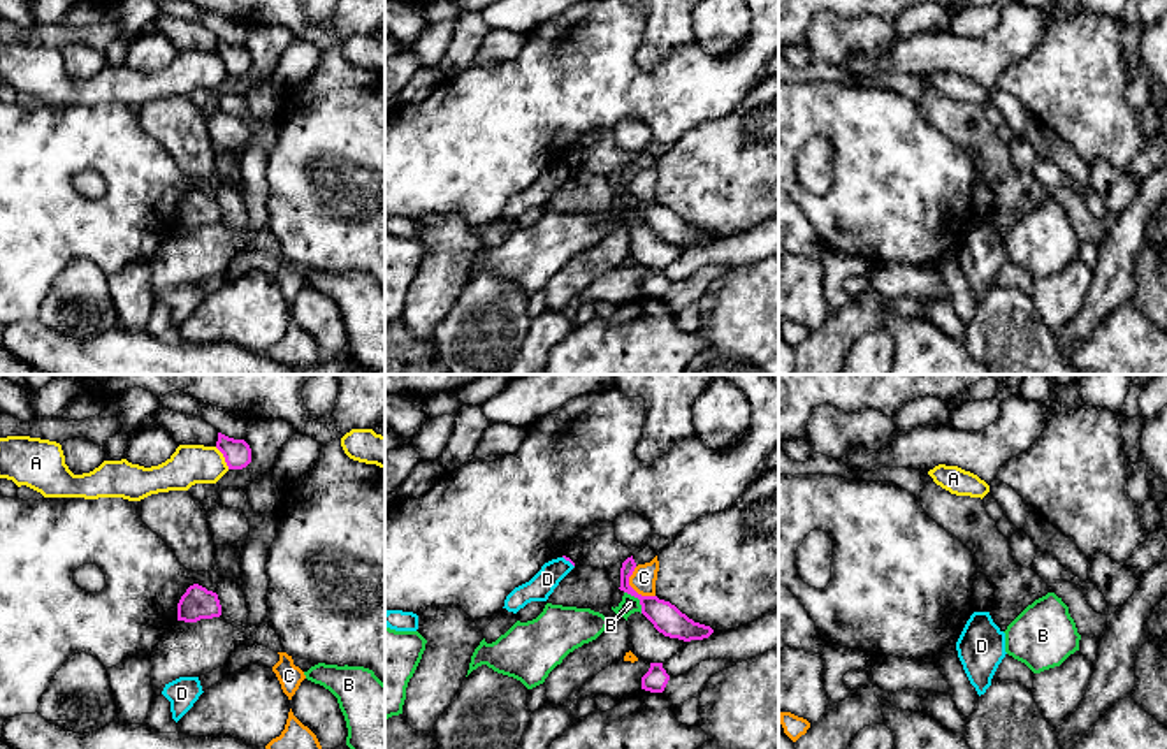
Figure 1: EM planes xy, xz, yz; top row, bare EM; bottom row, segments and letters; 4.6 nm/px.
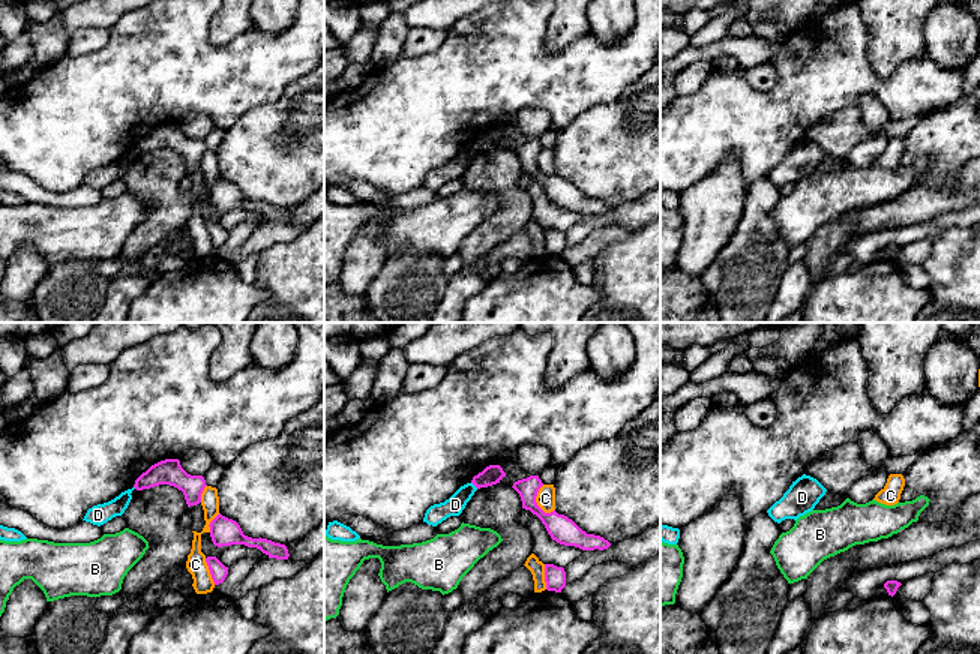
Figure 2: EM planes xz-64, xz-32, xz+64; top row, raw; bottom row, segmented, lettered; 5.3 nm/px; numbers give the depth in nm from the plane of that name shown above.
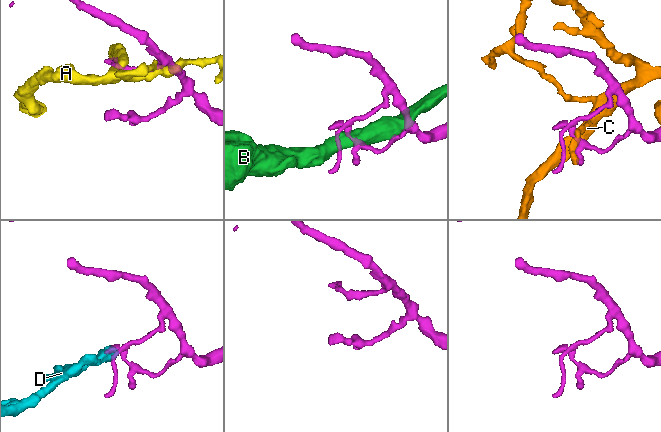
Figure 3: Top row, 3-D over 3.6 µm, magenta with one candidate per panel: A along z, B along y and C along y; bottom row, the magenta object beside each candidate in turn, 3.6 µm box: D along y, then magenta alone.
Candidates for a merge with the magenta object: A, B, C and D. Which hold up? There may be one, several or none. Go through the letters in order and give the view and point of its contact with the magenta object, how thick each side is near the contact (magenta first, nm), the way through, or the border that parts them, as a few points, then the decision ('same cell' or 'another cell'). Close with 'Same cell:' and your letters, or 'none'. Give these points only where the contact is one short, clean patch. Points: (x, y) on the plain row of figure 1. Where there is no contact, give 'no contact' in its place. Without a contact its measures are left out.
A: xy (224, 62) | 130/180 nm | another cell
B: xz (638, 204) | 140/80 nm | along xz (624, 197), (638, 206), (642, 218) | another cell
C: xz (631, 194) | 140/120 nm | another cell
D: xz (568, 166) | 20/110 nm | along xz (563, 162), (573, 173) | another cell
Same cell: none

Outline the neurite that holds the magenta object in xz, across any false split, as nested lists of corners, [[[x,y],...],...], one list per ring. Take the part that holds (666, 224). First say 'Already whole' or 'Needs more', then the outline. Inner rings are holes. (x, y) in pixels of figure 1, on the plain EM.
Already whole. [[[633,162],[622,169],[619,195],[640,206],[641,220],[654,230],[659,239],[684,248],[703,246],[714,239],[710,232],[694,229],[670,207],[659,206],[657,202],[638,200],[629,192],[629,183],[633,181],[634,174],[636,169]]]

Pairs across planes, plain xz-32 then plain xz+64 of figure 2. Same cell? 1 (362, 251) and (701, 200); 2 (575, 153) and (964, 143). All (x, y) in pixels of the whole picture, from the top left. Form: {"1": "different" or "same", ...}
{"1": "same", "2": "same"}

